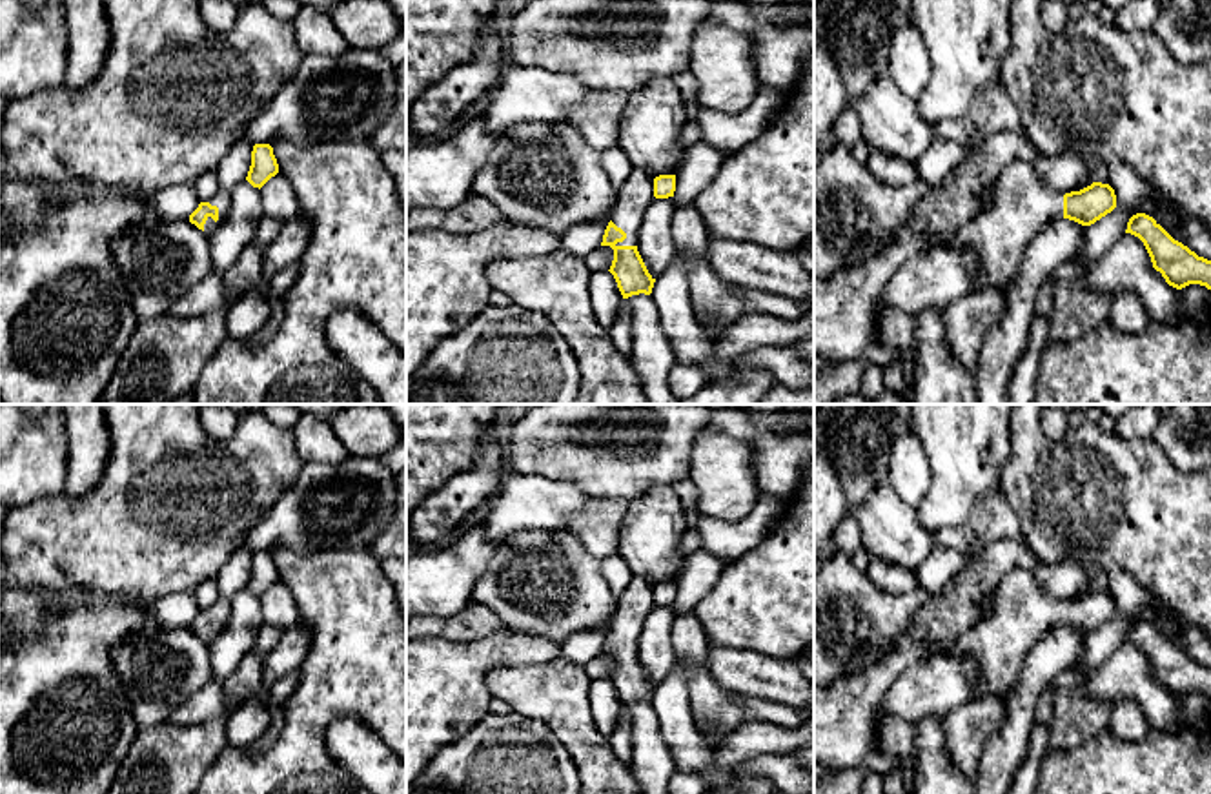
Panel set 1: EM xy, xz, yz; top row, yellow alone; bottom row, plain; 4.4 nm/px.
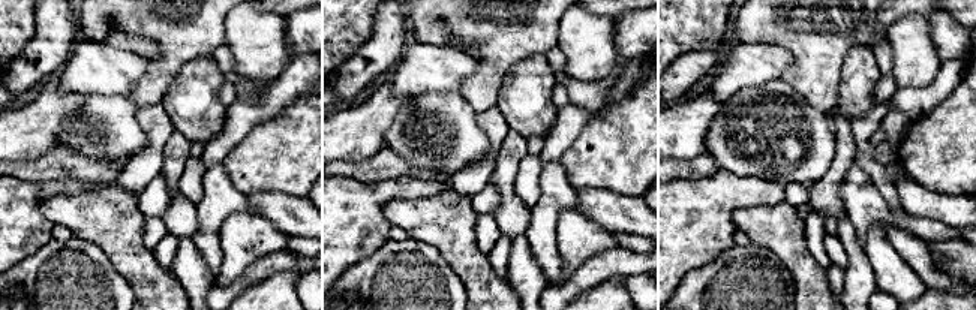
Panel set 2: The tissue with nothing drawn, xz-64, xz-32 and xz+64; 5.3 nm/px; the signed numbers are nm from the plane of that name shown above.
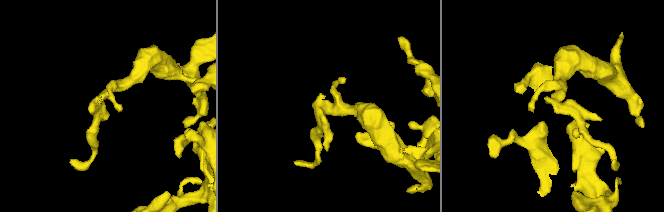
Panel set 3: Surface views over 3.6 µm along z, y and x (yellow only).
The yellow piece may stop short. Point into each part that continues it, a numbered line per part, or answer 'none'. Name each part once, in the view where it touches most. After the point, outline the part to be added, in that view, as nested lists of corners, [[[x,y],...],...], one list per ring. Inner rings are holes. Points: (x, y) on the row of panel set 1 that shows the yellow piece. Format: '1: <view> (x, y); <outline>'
1: xz (636, 193); [[[634,168],[617,189],[617,200],[610,211],[610,220],[626,233],[626,239],[616,246],[637,246],[643,215],[654,198],[654,178]]]

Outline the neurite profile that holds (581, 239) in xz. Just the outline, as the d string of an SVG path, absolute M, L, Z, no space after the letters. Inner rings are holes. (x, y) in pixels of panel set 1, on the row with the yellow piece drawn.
M610 215L594 222L568 228L563 235L559 235L561 248L566 253L585 259L588 253L592 253L601 246L608 222L610 222Z

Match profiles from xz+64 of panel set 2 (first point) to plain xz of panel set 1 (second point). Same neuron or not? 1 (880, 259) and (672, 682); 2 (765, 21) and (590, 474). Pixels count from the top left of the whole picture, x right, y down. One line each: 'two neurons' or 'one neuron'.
1: one neuron
2: one neuron

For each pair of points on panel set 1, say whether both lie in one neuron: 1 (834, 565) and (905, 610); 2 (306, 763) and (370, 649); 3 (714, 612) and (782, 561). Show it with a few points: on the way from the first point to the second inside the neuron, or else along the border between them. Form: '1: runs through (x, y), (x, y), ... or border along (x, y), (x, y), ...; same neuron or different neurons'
1: runs through (853, 583), (880, 610), (887, 610); same neuron
2: runs through (306, 734), (306, 714), (341, 678); same neuron
3: runs through (731, 612), (765, 578); same neuron

